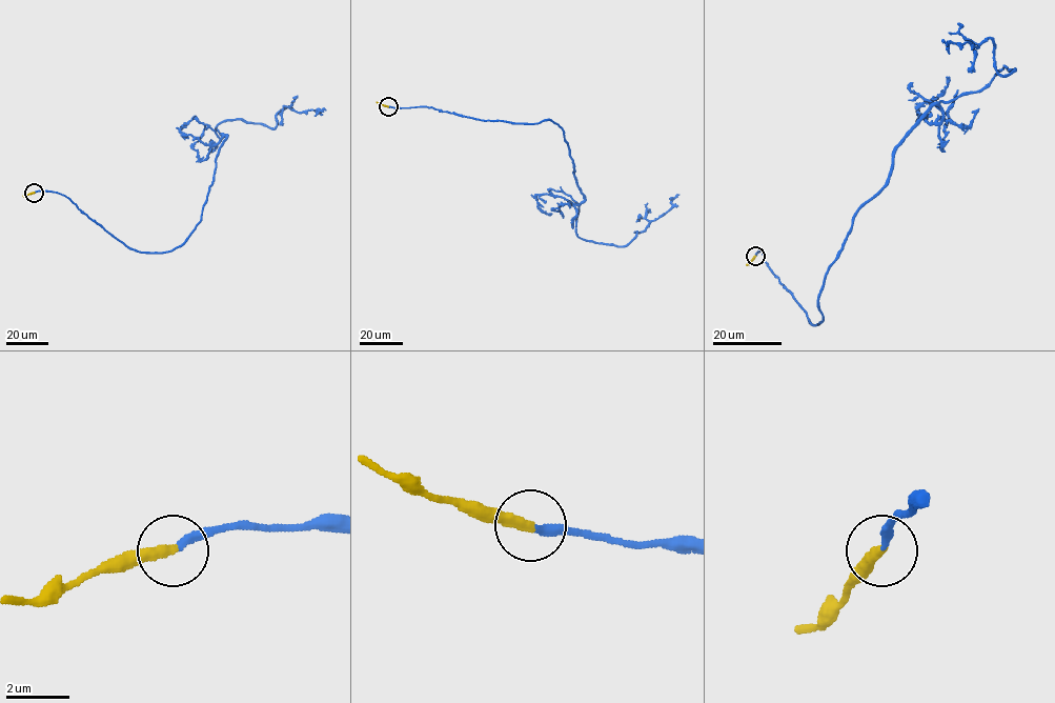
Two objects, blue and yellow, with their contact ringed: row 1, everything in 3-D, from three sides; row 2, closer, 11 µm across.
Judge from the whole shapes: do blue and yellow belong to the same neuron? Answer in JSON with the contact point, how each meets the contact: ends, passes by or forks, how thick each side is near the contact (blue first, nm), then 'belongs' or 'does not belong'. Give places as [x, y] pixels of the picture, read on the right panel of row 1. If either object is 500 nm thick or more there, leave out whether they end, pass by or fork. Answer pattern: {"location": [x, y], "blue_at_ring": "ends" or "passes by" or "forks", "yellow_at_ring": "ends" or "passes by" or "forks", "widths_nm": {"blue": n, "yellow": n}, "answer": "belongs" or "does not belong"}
{"location": [755, 256], "blue_at_ring": "ends", "yellow_at_ring": "ends", "widths_nm": {"blue": 260, "yellow": 360}, "answer": "belongs"}

